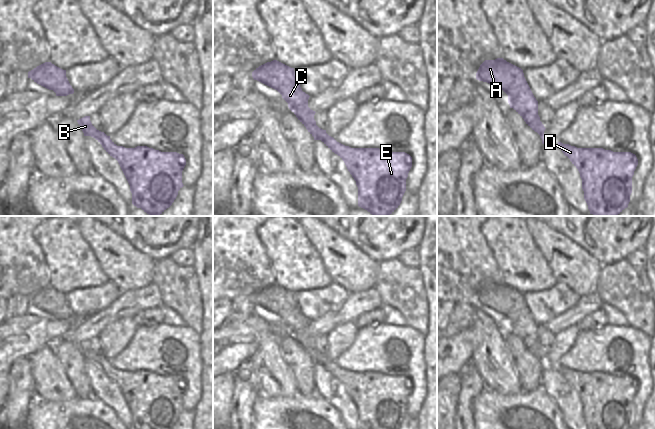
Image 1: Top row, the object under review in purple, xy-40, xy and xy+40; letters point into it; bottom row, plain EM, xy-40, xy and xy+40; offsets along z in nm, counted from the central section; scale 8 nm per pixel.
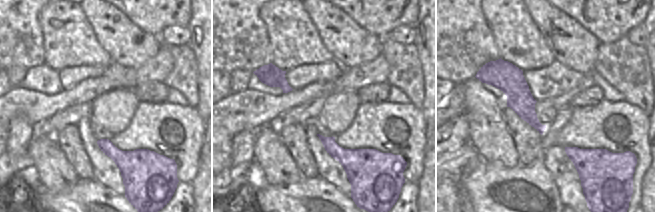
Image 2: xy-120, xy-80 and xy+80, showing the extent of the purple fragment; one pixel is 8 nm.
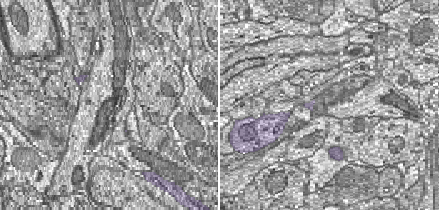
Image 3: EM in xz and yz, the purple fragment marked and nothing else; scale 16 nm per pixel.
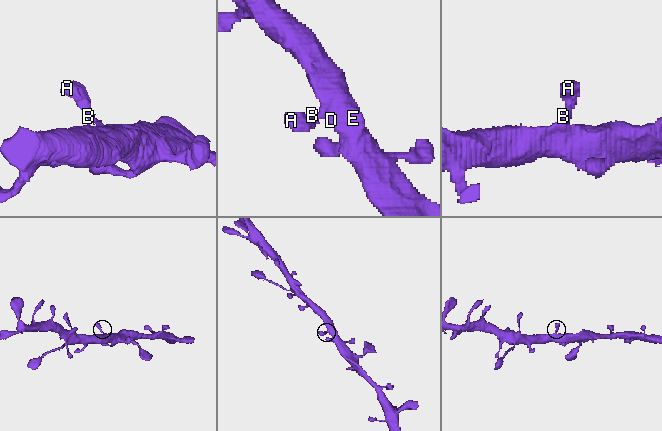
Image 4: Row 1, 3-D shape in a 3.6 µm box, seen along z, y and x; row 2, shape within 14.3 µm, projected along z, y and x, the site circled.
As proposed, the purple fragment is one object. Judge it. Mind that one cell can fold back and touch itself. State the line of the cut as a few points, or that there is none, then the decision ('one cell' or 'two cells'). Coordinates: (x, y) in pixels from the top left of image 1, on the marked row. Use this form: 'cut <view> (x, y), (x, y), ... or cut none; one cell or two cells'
cut none; one cell

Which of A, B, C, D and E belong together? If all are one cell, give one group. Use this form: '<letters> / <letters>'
A B C D E

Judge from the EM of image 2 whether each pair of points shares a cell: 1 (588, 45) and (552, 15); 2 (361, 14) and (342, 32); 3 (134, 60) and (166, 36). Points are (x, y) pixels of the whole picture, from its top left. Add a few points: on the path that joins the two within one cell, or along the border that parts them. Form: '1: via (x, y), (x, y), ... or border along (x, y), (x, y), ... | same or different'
1: via (579, 41), (561, 24) | same
2: border along (342, 10), (360, 26), (373, 34) | different
3: border along (158, 37), (163, 44) | different

